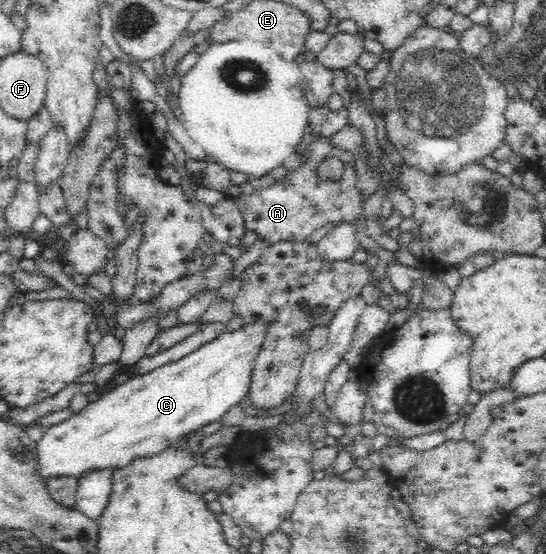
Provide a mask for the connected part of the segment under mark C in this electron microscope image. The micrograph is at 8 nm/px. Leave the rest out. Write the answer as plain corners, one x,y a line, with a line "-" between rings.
254,322
244,324
237,331
223,333
176,362
165,364
148,374
130,377
70,418
47,428
36,445
40,479
48,480
53,477
80,479
88,472
99,469
110,469
114,472
130,465
136,458
160,454
188,432
220,421
232,406
239,404
249,393
255,356
260,351
267,326
265,322

